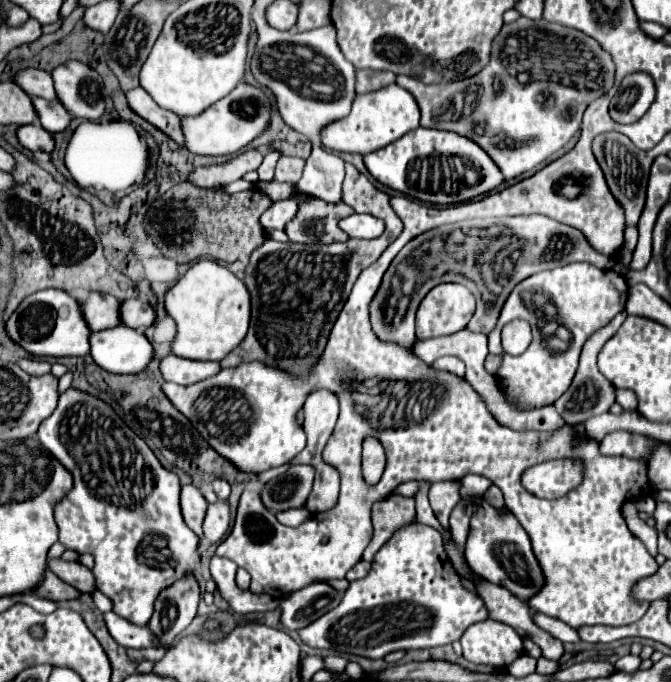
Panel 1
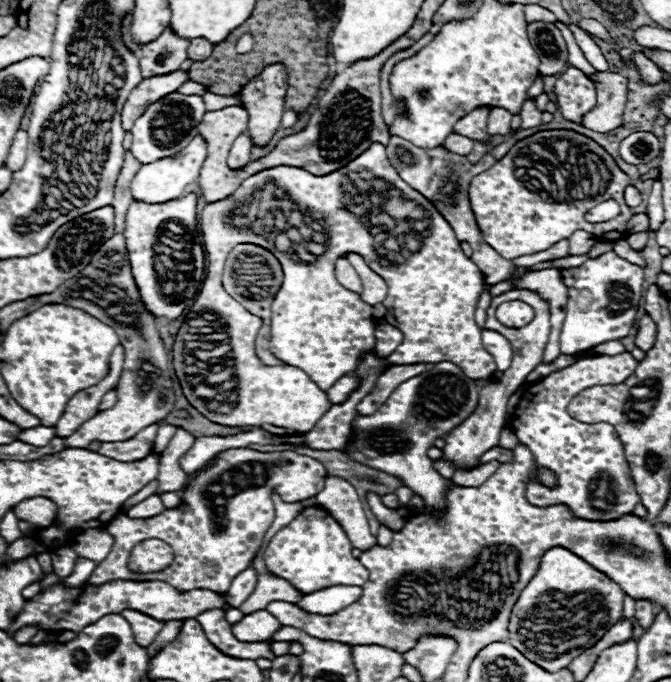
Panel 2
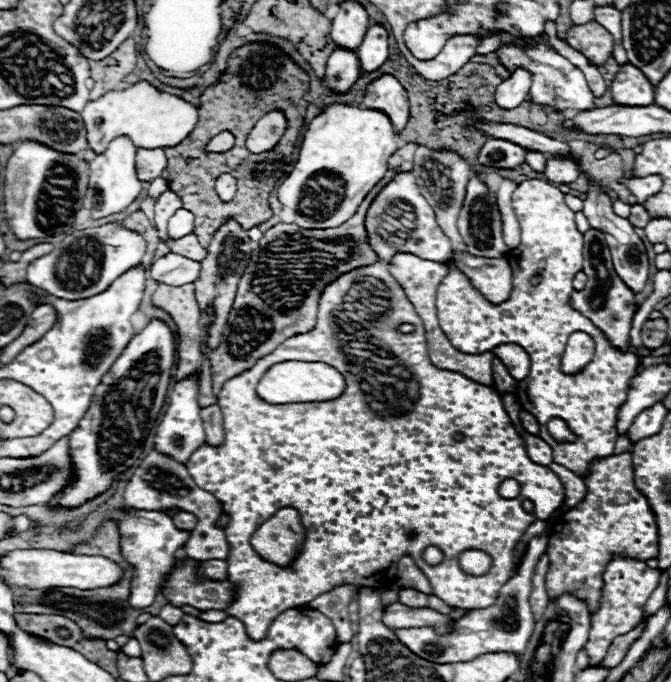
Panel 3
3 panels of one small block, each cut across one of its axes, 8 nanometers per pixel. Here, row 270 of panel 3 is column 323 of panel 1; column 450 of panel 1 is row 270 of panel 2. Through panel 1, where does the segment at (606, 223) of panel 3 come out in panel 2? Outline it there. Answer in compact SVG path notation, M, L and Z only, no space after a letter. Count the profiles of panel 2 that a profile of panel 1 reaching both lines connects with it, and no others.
M606 252L582 266L562 270L564 284L568 286L568 312L562 326L562 354L578 354L602 342L622 340L630 334L636 310L642 298L644 270L614 252Z

